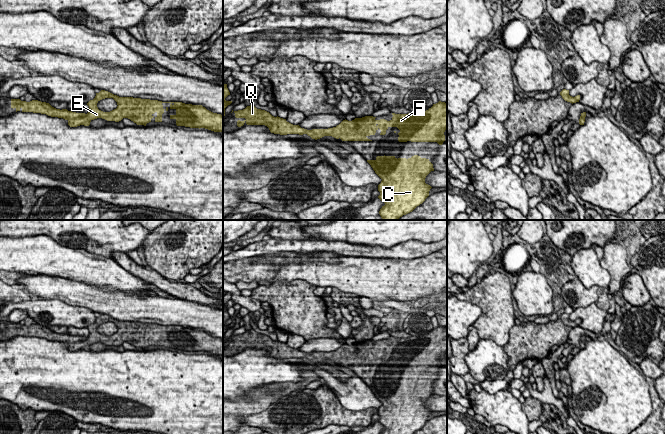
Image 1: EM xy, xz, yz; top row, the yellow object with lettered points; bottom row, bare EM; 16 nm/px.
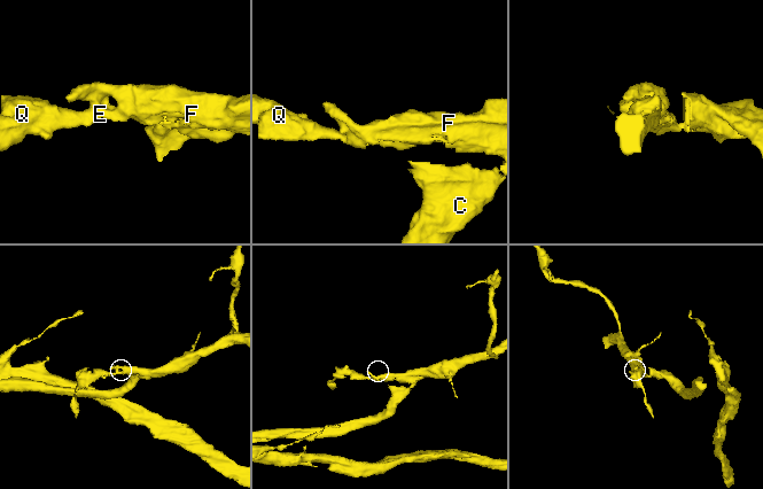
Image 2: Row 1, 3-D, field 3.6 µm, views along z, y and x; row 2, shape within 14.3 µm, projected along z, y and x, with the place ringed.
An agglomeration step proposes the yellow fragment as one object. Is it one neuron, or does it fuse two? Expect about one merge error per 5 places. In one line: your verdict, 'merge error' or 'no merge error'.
no merge error

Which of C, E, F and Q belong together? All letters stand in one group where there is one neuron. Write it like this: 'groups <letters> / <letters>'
groups C E F Q

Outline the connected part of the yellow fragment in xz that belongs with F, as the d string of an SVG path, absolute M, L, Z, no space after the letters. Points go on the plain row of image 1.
M439 325L436 328L433 328L431 332L426 335L422 335L419 337L408 337L408 338L395 338L392 337L393 341L390 345L385 343L376 344L376 341L373 340L365 340L362 342L355 342L352 345L343 344L339 349L333 352L328 353L312 353L307 354L301 352L299 349L293 349L286 345L286 343L280 341L274 341L269 336L261 333L257 333L255 330L250 329L247 330L243 334L233 335L235 337L235 341L240 343L244 342L244 345L237 345L237 350L241 351L245 347L247 349L265 349L269 352L271 357L287 359L287 358L307 358L312 363L320 363L324 360L332 360L336 363L341 363L342 365L372 365L367 361L370 359L375 359L378 353L381 354L380 359L385 359L386 354L389 351L397 351L400 356L398 357L398 365L399 366L437 366L439 369L442 369L445 365L444 356L447 353L447 328L445 326Z

